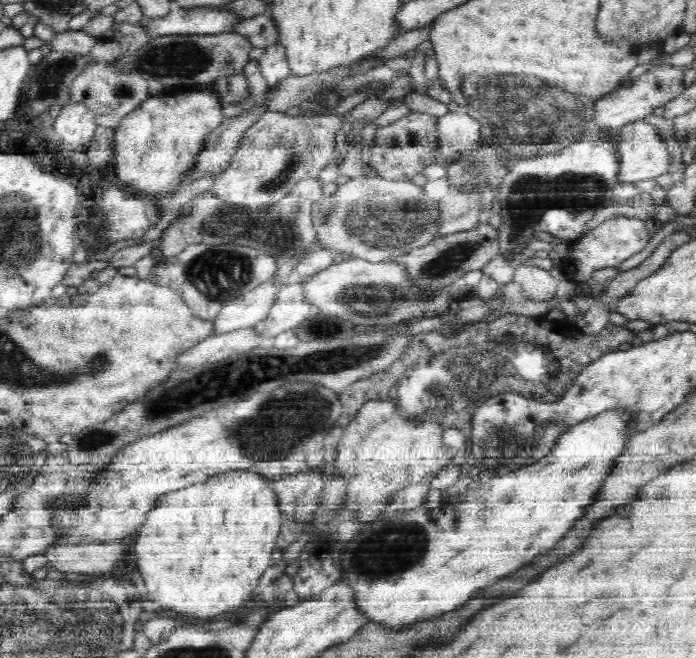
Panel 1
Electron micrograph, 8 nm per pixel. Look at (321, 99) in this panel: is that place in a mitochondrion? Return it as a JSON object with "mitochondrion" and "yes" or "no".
{"mitochondrion":"no"}

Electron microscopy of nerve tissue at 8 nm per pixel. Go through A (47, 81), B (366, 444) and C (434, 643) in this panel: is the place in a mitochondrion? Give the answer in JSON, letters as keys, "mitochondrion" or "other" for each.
{"A":"mitochondrion","B":"other","C":"other"}

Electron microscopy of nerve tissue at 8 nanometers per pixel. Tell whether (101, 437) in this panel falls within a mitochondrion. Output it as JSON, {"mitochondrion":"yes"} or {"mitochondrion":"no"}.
{"mitochondrion":"yes"}

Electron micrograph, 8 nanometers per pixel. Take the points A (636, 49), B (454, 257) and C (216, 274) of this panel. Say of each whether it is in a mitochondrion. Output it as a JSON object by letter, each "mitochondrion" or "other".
{"A":"other","B":"mitochondrion","C":"mitochondrion"}

